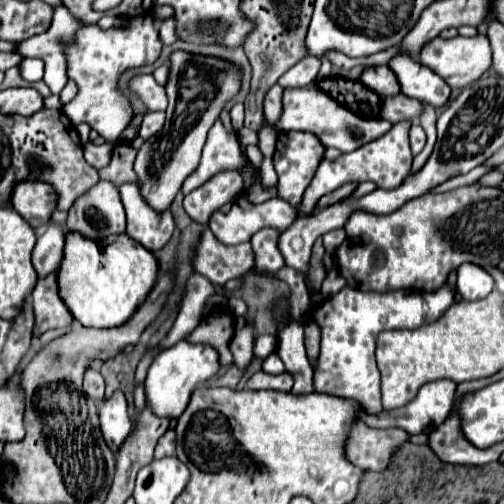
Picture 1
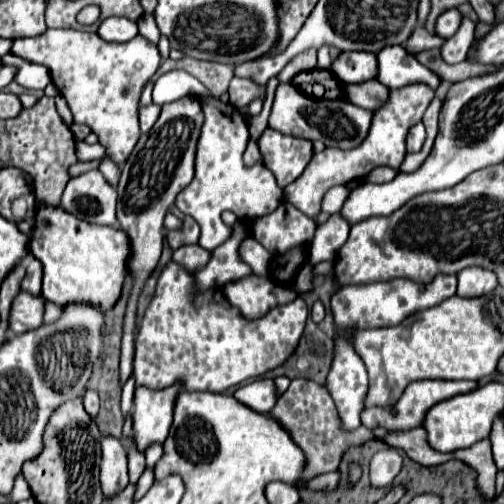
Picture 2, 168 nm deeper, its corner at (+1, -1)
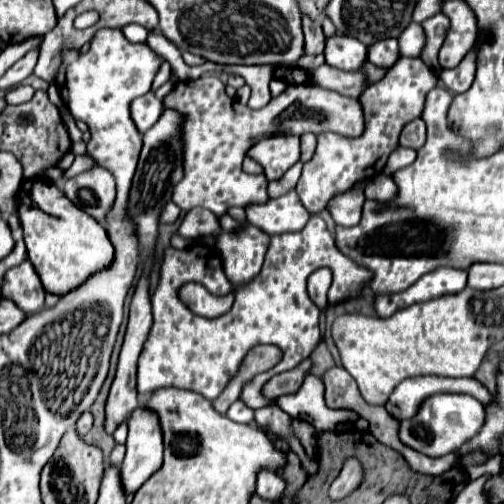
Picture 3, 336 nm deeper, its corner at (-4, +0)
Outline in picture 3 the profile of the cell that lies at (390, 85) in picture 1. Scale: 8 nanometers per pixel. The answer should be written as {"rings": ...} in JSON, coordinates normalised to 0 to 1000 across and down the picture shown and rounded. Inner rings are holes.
{"rings":[[[665,69],[649,77],[645,121],[677,141],[716,141],[728,125],[728,93],[716,81],[700,81],[700,73]]]}

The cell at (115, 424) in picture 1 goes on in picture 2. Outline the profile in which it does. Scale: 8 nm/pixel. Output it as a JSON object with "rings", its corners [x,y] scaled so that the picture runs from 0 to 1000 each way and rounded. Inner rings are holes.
{"rings":[[[234,869],[202,873],[202,917],[198,917],[198,968],[206,988],[226,988],[254,964],[254,909]]]}

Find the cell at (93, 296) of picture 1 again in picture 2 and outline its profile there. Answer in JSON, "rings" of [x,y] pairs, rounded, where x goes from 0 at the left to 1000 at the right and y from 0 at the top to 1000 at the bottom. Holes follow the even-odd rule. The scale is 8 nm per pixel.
{"rings":[[[75,405],[56,496],[83,524],[83,587],[91,595],[115,607],[179,599],[202,615],[218,615],[230,603],[250,548],[250,512],[258,504],[258,480],[242,456],[183,448],[135,425],[123,409]]]}

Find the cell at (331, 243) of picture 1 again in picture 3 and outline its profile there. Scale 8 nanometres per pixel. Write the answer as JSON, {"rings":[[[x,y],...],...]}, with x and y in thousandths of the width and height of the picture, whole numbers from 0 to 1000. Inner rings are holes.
{"rings":[[[708,375],[708,379],[688,379],[688,383],[669,387],[665,395],[653,399],[649,411],[653,411],[657,431],[665,435],[669,446],[677,446],[677,450],[700,450],[716,435],[716,411],[720,411],[720,403],[724,403],[720,379]]]}

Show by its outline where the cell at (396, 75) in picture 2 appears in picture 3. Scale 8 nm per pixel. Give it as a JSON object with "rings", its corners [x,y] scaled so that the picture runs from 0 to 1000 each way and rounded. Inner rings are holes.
{"rings":[[[772,77],[772,81],[756,81],[756,85],[748,85],[748,89],[736,89],[732,97],[728,97],[728,105],[732,105],[732,125],[740,125],[744,133],[752,133],[752,137],[776,137],[788,121],[792,121],[792,85],[788,85],[788,77]]]}

